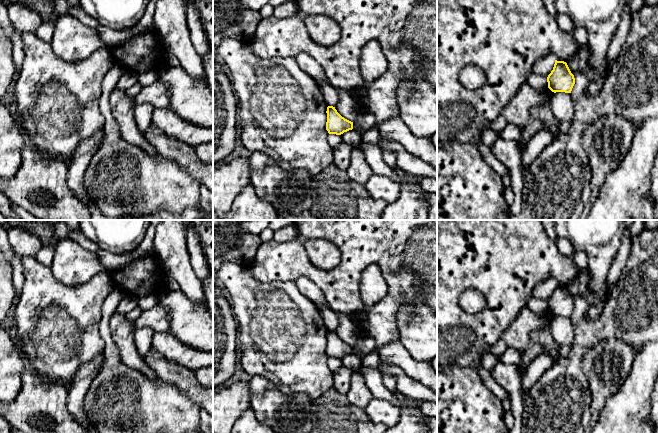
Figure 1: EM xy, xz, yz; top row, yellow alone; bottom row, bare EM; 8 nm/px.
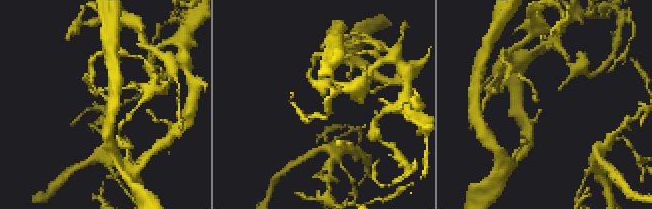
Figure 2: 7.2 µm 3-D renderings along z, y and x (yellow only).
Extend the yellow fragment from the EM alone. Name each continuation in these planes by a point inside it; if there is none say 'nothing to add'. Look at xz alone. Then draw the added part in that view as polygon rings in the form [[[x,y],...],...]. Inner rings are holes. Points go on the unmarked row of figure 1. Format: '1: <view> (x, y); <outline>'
nothing to add

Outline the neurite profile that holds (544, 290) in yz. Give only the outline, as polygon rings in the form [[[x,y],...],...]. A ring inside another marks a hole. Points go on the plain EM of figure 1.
[[[549,277],[545,281],[539,283],[534,287],[532,296],[535,298],[548,301],[548,299],[553,294],[554,288],[555,288],[555,279],[553,277]]]

